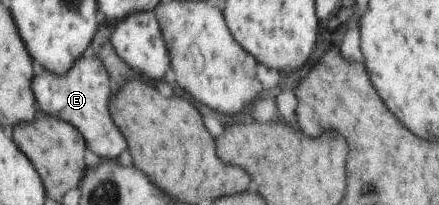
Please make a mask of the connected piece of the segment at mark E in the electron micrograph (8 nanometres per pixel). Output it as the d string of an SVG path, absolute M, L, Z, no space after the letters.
M81 59L66 76L44 69L40 76L35 77L34 92L39 97L41 109L78 127L92 151L105 159L119 159L129 145L111 115L111 78L101 59Z

